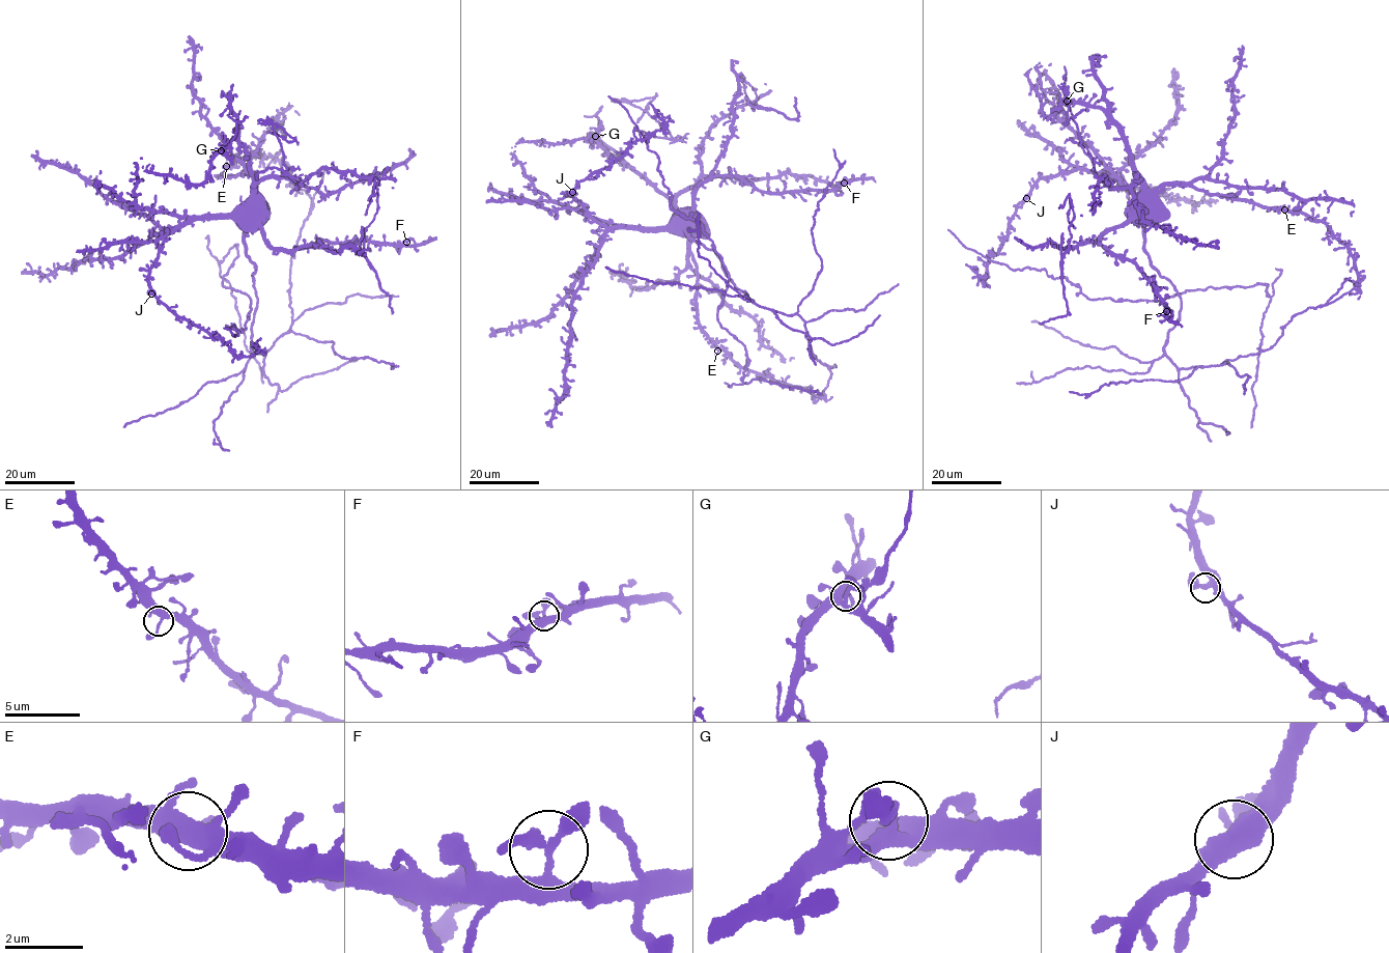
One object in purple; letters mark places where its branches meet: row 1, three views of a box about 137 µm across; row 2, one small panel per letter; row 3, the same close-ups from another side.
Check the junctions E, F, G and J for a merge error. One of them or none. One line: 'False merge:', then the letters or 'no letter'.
False merge: G

